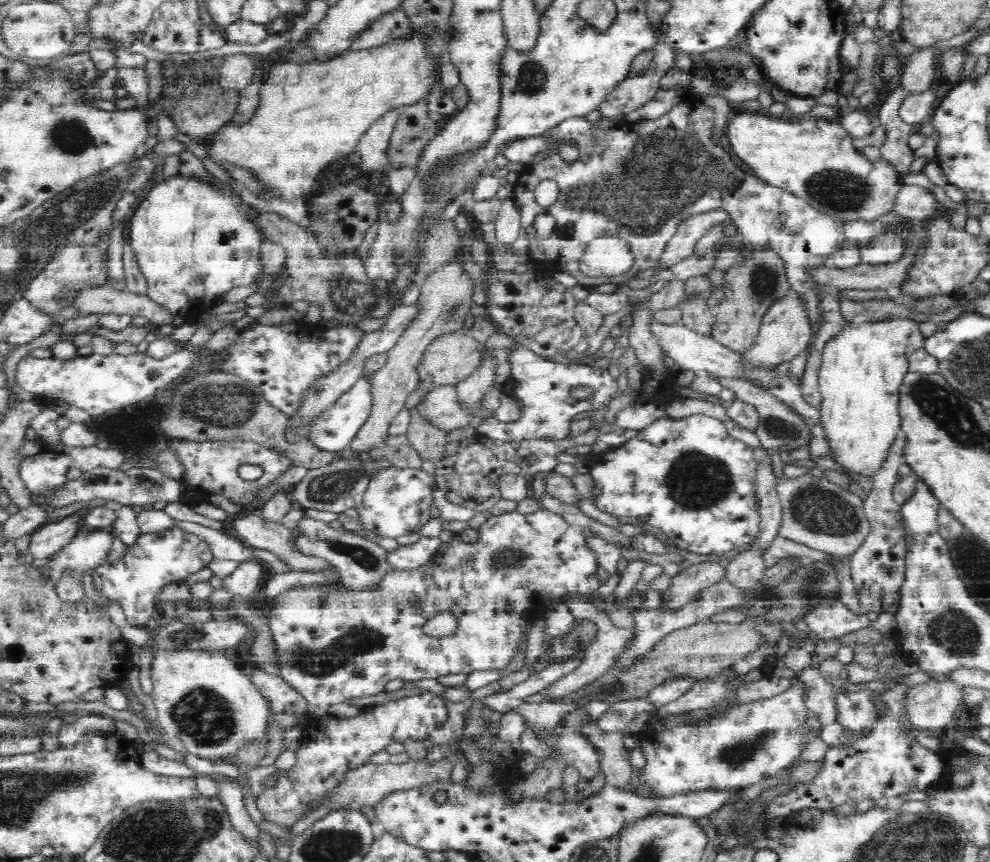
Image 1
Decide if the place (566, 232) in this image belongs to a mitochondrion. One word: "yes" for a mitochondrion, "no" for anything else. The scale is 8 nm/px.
yes

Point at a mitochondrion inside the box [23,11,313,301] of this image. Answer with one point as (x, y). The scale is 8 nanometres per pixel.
(71, 136)

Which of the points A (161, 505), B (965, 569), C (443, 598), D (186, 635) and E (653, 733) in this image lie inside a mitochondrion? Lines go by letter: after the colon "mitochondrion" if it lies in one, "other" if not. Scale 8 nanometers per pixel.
A: other
B: other
C: other
D: mitochondrion
E: other

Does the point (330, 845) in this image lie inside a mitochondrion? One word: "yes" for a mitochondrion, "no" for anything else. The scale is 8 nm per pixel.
yes

